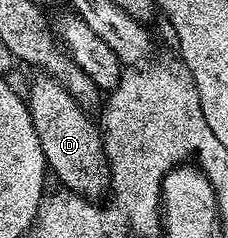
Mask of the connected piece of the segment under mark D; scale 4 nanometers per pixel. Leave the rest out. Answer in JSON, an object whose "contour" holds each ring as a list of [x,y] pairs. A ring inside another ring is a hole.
{"contour":[[[47,75],[36,76],[26,92],[26,100],[34,131],[38,131],[38,143],[42,143],[45,166],[56,172],[65,190],[91,201],[99,200],[101,193],[109,192],[111,176],[101,130],[88,122],[89,114],[67,93],[62,83]]]}

